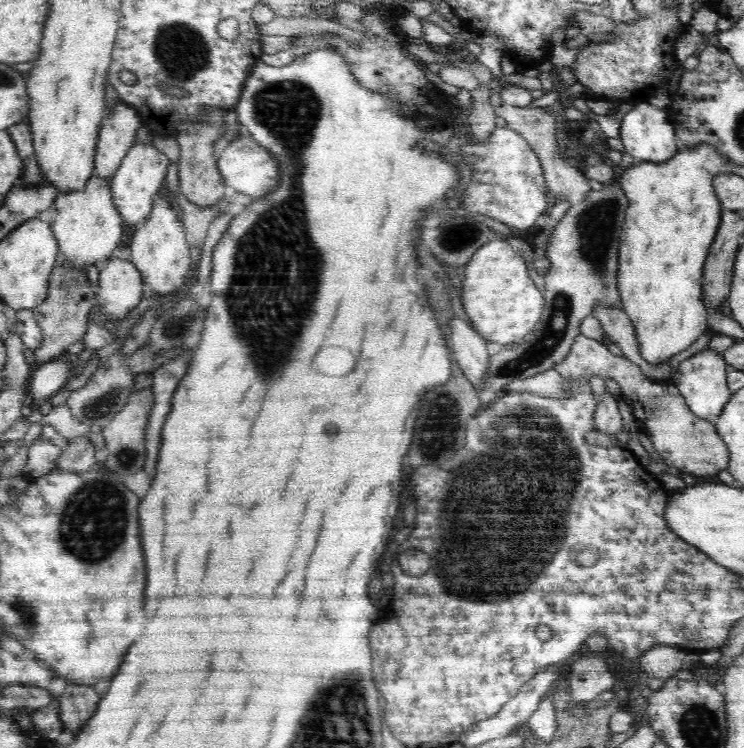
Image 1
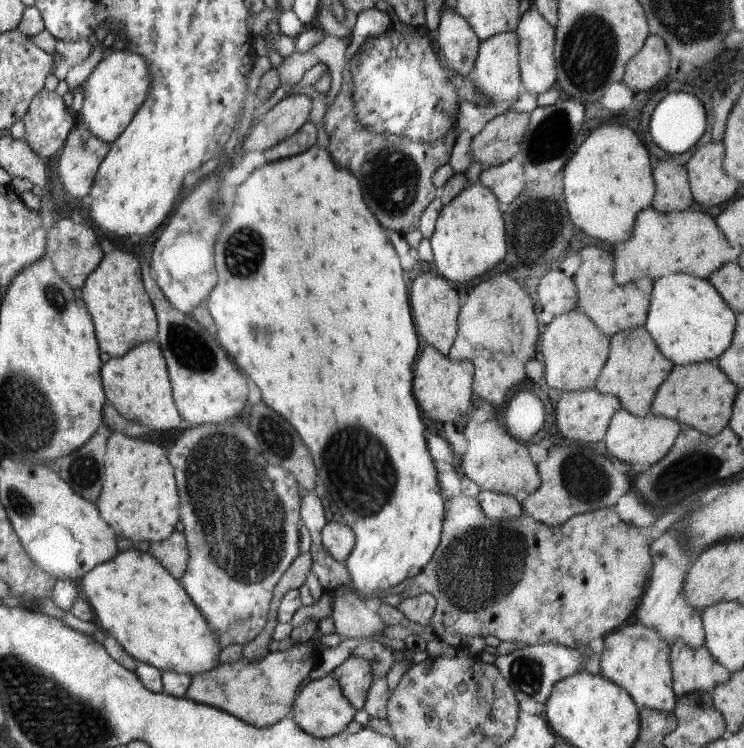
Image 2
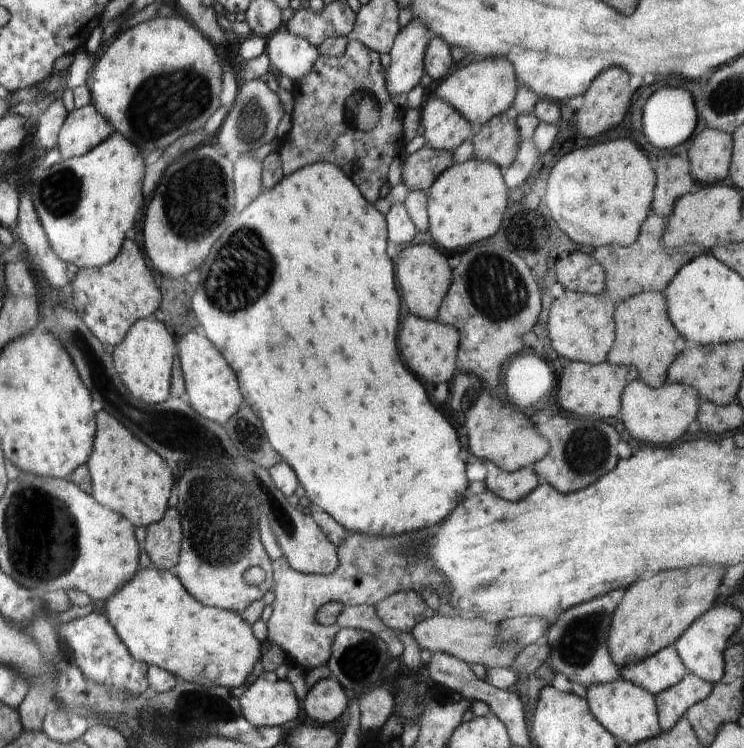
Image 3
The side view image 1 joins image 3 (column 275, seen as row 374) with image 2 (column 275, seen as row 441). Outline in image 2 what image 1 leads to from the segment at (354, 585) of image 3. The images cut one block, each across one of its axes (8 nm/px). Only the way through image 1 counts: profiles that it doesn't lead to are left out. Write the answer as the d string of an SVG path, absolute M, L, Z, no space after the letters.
M295 644L285 651L269 652L256 662L242 657L230 664L220 664L209 672L194 675L185 697L232 714L250 726L274 726L291 717L298 686L316 668L313 649L310 644Z

